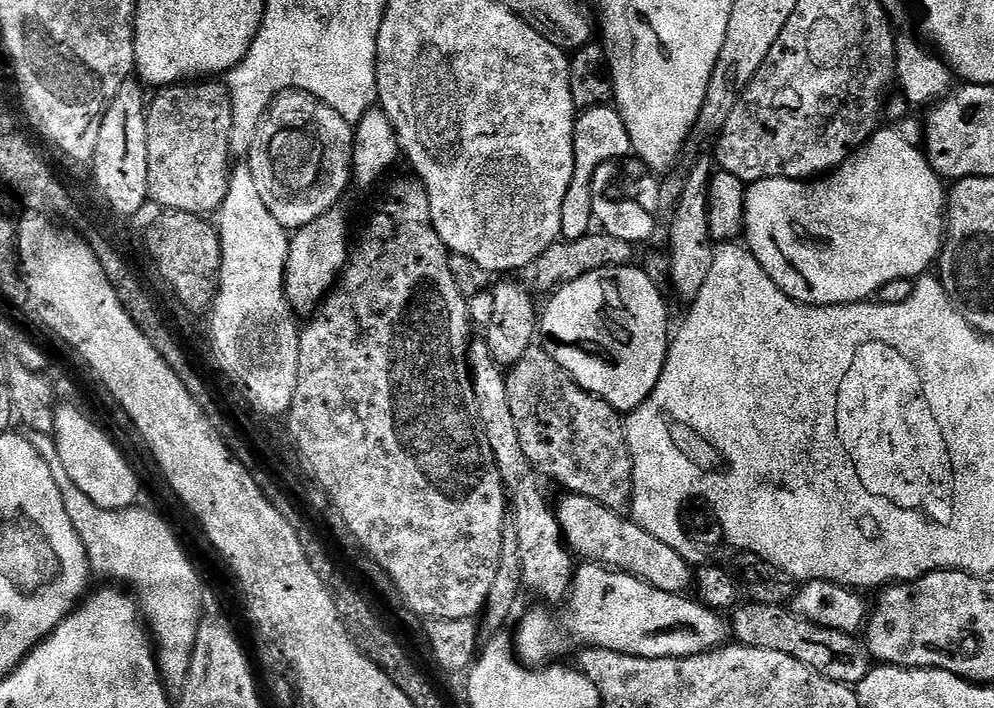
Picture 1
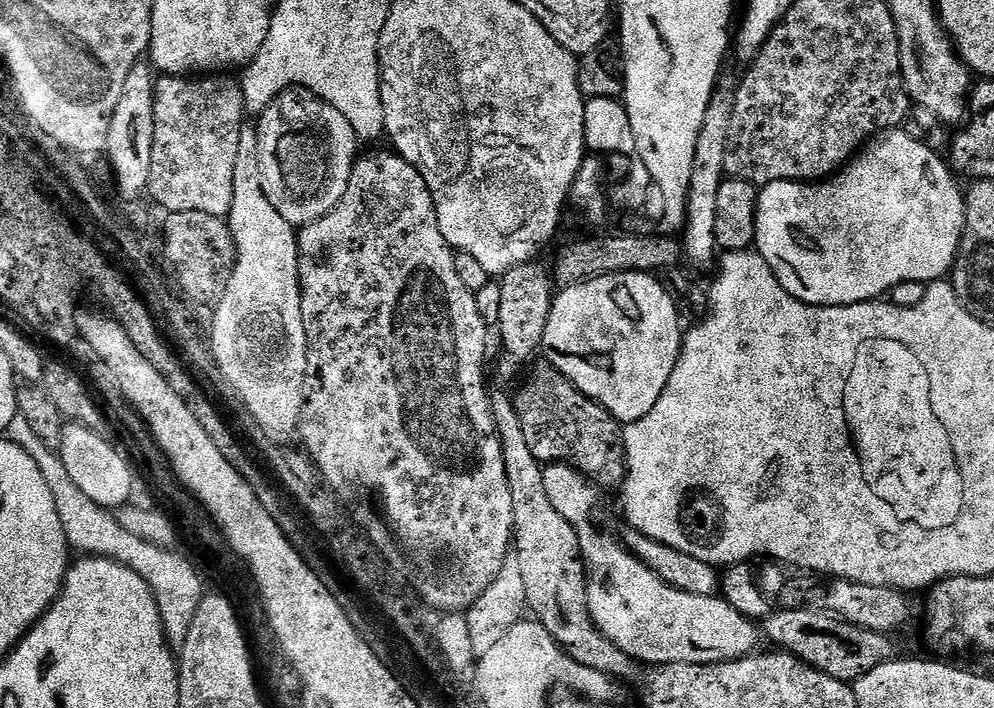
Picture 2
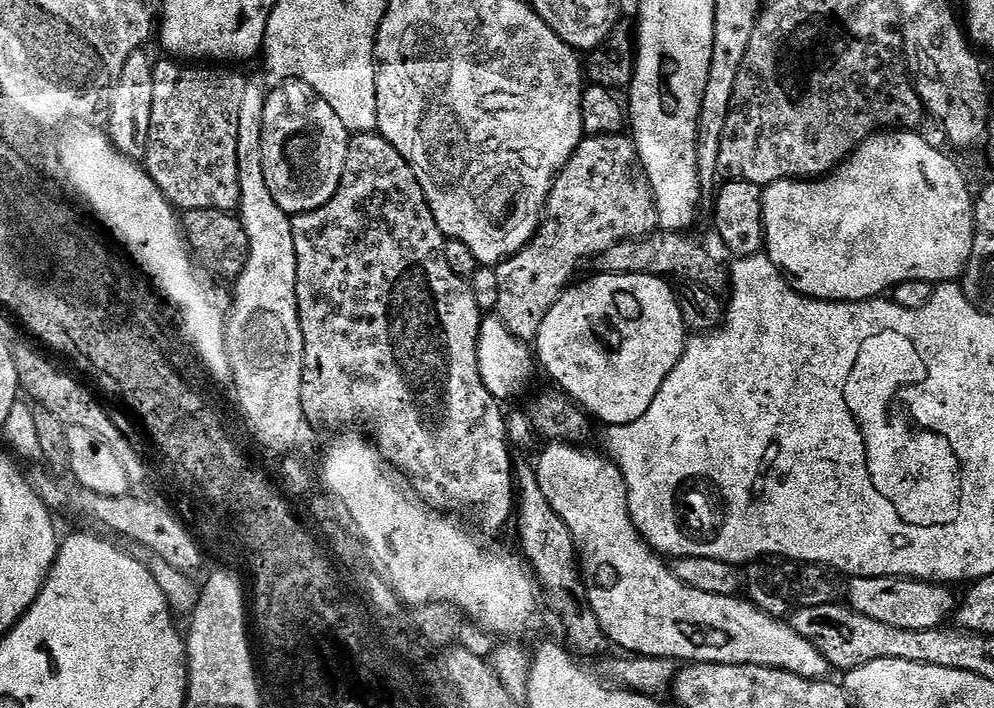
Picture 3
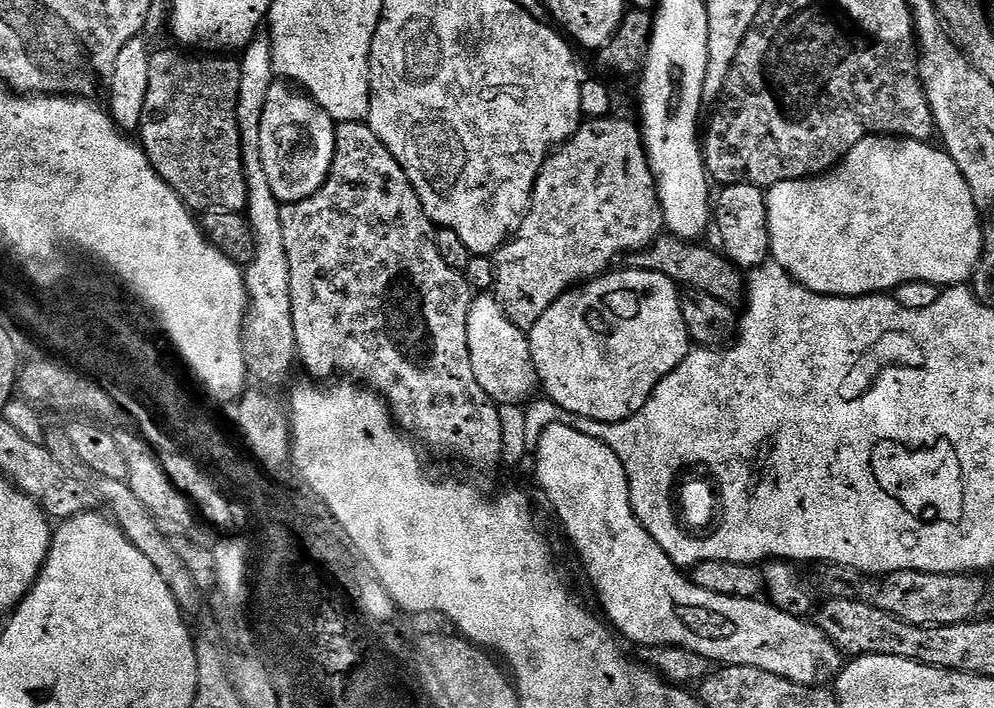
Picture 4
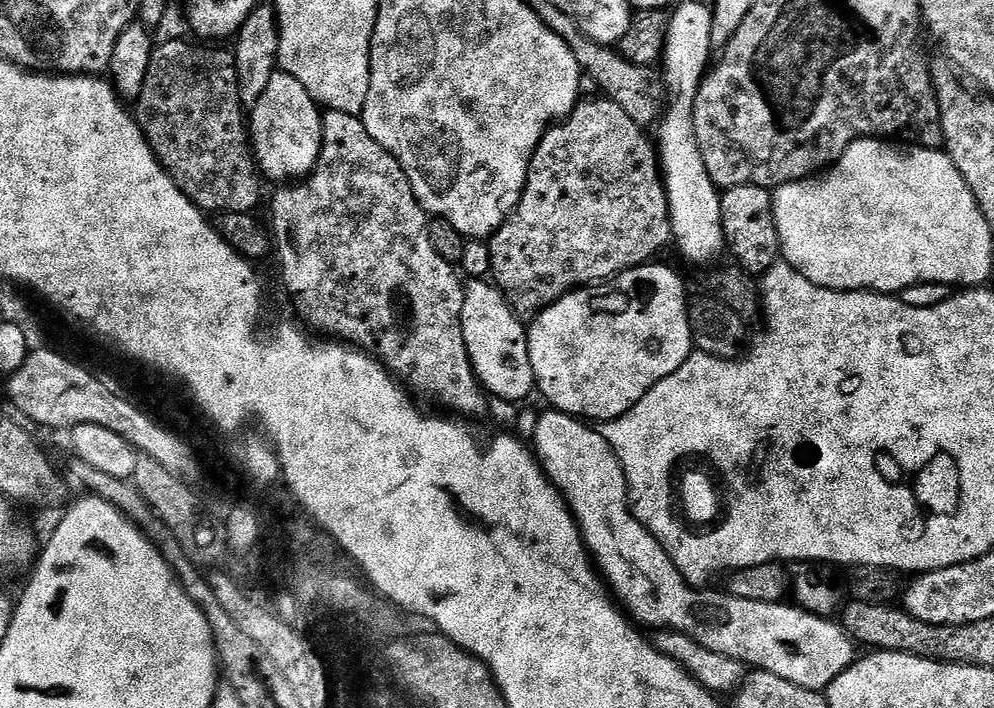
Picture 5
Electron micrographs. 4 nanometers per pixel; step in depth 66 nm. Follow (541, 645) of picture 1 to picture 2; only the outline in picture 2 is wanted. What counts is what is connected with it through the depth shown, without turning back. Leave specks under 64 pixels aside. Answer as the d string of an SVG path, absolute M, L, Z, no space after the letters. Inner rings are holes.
M569 464L547 465L544 469L544 477L546 478L546 494L550 498L550 503L554 505L554 510L558 510L562 514L562 518L566 518L566 522L570 522L570 526L574 526L581 545L588 546L588 544L592 544L592 564L590 560L590 579L588 582L588 602L592 610L592 621L598 626L598 630L603 636L610 638L610 642L614 642L614 646L618 646L618 650L622 650L628 656L632 657L633 660L644 666L681 664L682 662L690 662L691 664L717 664L723 660L740 660L743 656L751 656L757 651L756 643L762 640L757 625L738 610L734 610L734 606L730 606L727 600L721 598L719 595L699 596L698 594L686 594L682 590L674 590L674 586L662 582L662 578L658 574L654 574L654 570L650 570L633 552L629 552L624 547L619 535L611 536L610 533L603 532L596 525L596 515L600 512L600 495L602 495L602 492L588 477L583 476L576 468L571 468Z

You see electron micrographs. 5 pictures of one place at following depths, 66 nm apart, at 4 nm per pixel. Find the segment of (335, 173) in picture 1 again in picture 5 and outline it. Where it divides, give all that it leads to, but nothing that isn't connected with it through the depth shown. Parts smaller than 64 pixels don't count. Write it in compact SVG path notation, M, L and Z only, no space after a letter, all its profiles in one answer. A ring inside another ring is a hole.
M276 71L270 86L250 108L250 143L259 171L276 182L300 182L312 175L322 150L324 118L321 105L290 74Z

